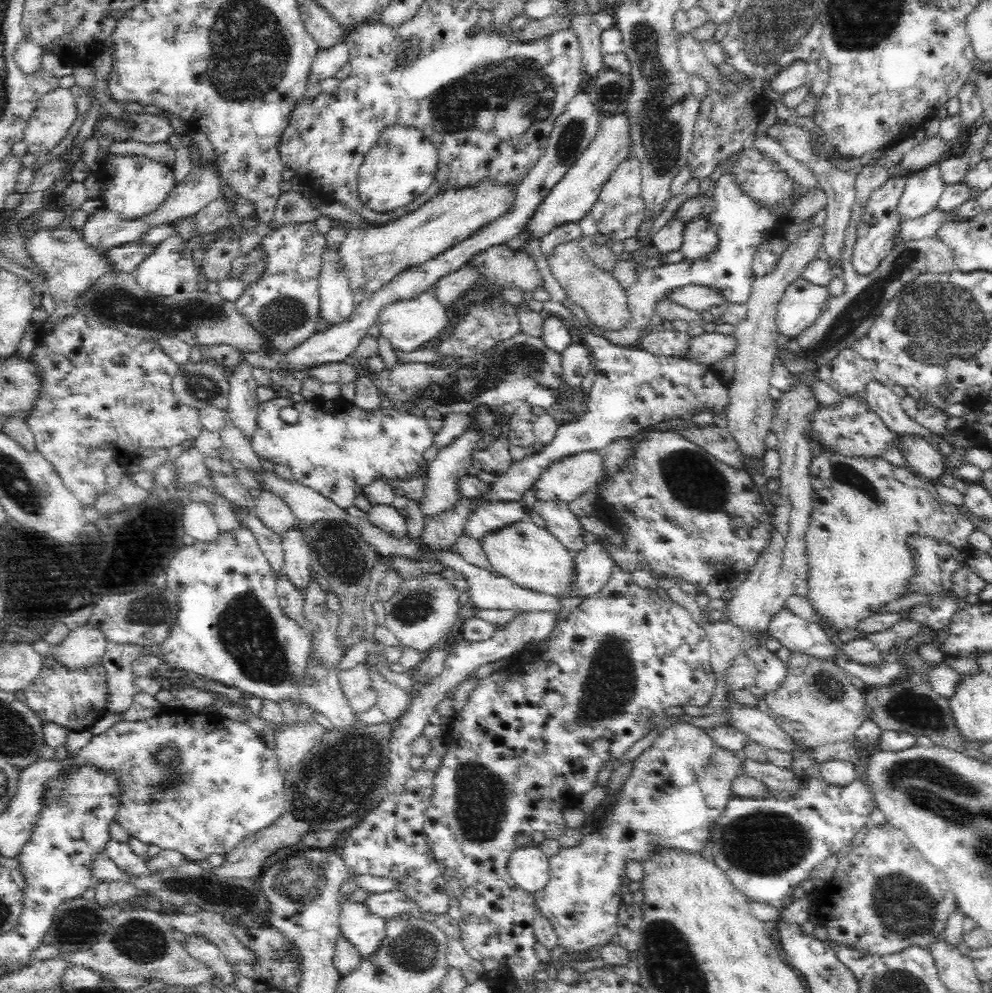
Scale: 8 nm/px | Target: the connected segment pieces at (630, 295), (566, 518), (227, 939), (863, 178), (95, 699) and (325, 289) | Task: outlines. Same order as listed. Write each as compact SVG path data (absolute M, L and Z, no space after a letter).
M722 175L716 181L709 203L711 212L707 219L717 230L718 248L706 260L684 260L678 264L664 264L658 268L644 270L644 274L638 276L636 282L625 288L628 320L618 330L604 331L602 337L608 342L622 348L639 348L641 338L657 313L658 302L667 296L668 291L687 284L705 284L710 288L717 288L725 294L729 303L747 302L752 280L755 278L751 268L753 254L765 240L762 232L778 224L779 218L774 211L757 208L728 175Z
M537 499L534 504L534 512L540 516L542 520L544 520L544 524L546 524L546 529L552 534L555 535L556 538L560 540L560 543L564 544L564 546L568 547L570 550L574 552L578 552L580 548L585 546L583 542L583 535L581 527L581 523L579 522L579 518L577 518L569 509L564 500L562 499Z
M187 910L166 917L174 930L188 937L206 940L216 946L230 964L234 965L240 961L253 964L253 954L242 947L232 927L224 923L222 914Z
M870 165L860 169L861 173L856 175L855 193L856 198L852 204L852 216L846 230L844 230L843 247L841 249L842 268L844 268L843 279L845 289L843 294L831 298L831 308L823 312L803 333L791 339L785 349L778 350L779 356L784 359L785 365L794 374L804 370L806 366L815 365L816 368L830 362L840 352L840 348L856 342L868 332L872 320L880 314L882 308L895 297L904 286L916 279L922 273L929 271L950 271L954 269L953 259L948 254L948 247L938 241L934 236L926 236L920 240L912 240L894 247L885 255L879 266L866 276L857 276L852 267L853 246L857 239L856 226L861 219L862 208L867 204L871 193L878 190L892 175L893 172L886 170L883 166Z
M43 660L38 678L23 690L25 702L42 720L49 720L74 732L82 732L106 713L106 680L106 671L102 664L68 672L58 667L54 661Z
M323 252L322 272L319 278L318 318L329 328L346 322L354 312L354 293L348 289L348 281L343 274L334 274L336 252Z

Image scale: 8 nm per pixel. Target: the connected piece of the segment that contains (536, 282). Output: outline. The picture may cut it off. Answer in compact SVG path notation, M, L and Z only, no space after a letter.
M496 245L482 254L477 254L471 262L480 266L480 271L491 278L498 278L503 286L510 288L512 285L522 291L530 291L540 286L540 277L533 269L533 262L522 253L510 253L504 245Z

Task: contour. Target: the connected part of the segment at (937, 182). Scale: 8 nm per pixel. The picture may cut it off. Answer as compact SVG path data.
M936 164L906 175L902 194L896 202L900 222L922 218L934 210L944 187Z

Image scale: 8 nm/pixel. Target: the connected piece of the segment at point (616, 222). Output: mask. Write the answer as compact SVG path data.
M634 156L611 174L589 213L592 214L599 232L614 242L635 236L640 218L644 216L642 210L644 203L641 197L641 166Z

